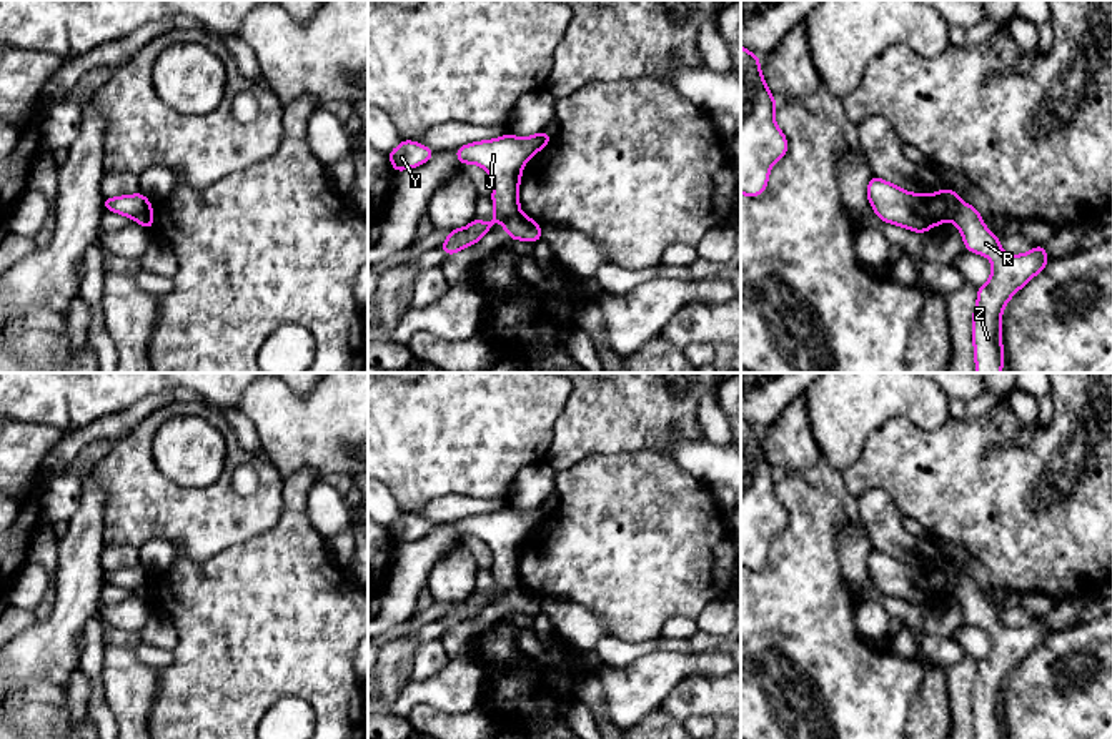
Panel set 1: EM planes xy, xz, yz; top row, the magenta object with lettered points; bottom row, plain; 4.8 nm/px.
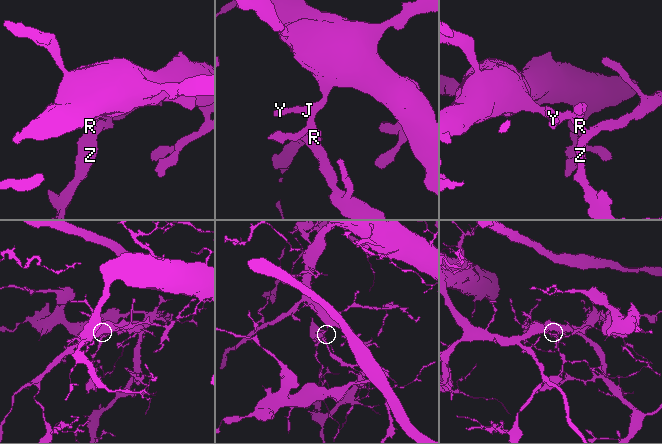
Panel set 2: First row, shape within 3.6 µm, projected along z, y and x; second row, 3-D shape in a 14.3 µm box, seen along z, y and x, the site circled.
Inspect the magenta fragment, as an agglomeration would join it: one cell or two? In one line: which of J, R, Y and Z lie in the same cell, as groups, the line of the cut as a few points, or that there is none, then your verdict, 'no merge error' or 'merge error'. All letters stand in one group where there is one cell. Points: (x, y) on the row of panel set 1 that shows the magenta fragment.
J Y / R Z; cut in yz along (961, 202), (953, 220); merge error

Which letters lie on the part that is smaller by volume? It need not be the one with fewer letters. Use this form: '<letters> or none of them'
R, Z

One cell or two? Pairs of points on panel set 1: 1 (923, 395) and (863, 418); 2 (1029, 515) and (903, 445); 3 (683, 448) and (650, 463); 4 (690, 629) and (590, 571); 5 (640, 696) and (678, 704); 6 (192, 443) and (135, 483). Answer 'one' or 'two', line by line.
1: one
2: one
3: two
4: two
5: two
6: two

